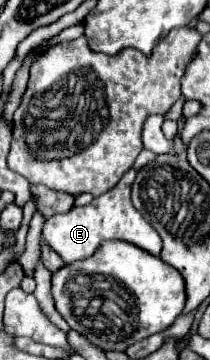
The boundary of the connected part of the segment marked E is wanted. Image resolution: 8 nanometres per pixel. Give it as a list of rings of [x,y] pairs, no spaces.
[[[128,169],[122,179],[116,183],[114,189],[110,189],[108,193],[94,197],[92,203],[88,203],[86,207],[72,207],[66,213],[58,213],[52,215],[50,219],[46,219],[44,229],[42,229],[42,237],[44,241],[62,257],[62,261],[74,263],[80,259],[88,259],[92,257],[102,241],[110,241],[110,239],[118,239],[118,241],[128,241],[152,255],[160,255],[162,251],[162,239],[156,233],[156,229],[132,207],[130,201],[130,187],[132,181],[136,177],[136,169]]]

